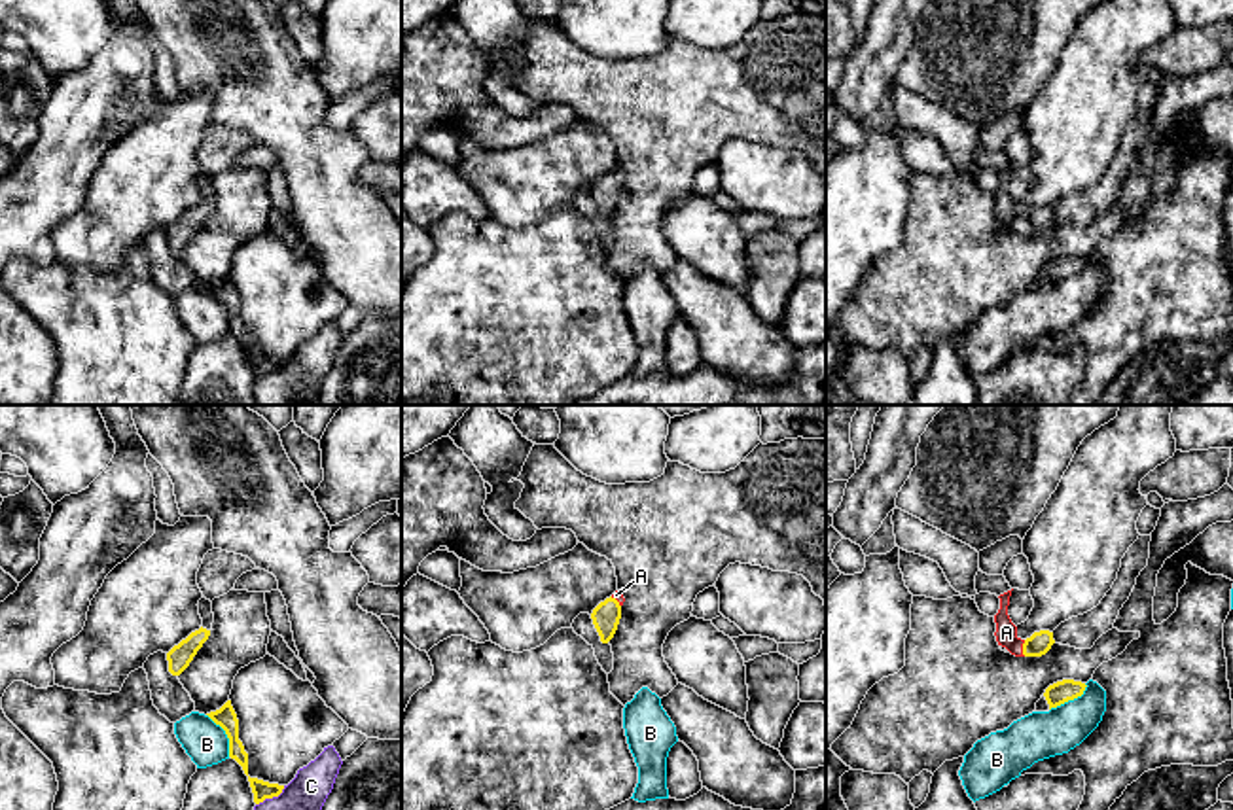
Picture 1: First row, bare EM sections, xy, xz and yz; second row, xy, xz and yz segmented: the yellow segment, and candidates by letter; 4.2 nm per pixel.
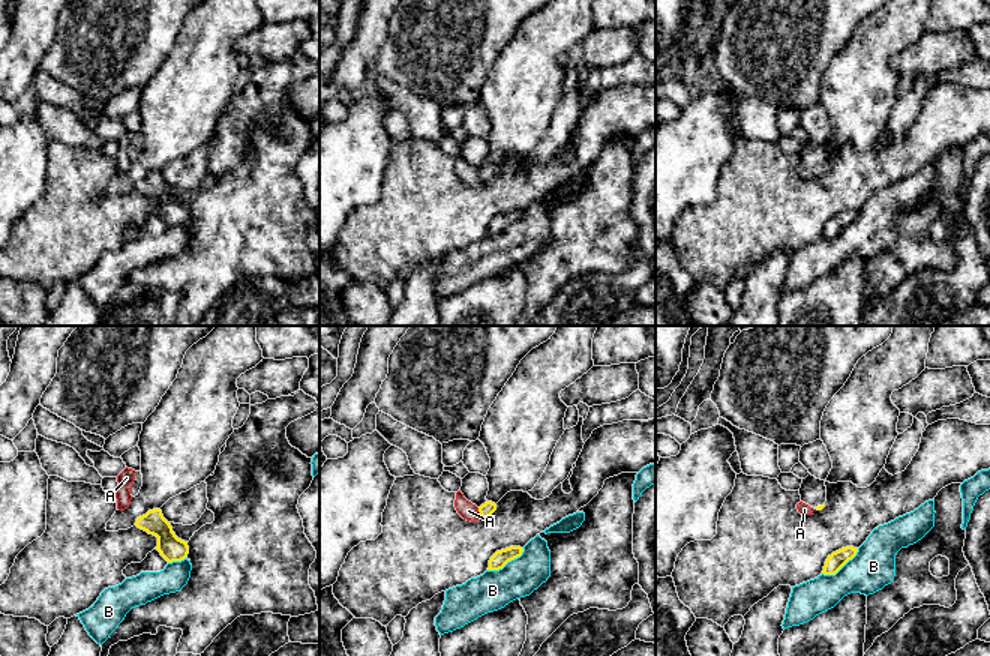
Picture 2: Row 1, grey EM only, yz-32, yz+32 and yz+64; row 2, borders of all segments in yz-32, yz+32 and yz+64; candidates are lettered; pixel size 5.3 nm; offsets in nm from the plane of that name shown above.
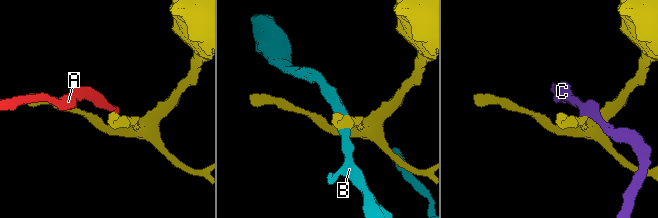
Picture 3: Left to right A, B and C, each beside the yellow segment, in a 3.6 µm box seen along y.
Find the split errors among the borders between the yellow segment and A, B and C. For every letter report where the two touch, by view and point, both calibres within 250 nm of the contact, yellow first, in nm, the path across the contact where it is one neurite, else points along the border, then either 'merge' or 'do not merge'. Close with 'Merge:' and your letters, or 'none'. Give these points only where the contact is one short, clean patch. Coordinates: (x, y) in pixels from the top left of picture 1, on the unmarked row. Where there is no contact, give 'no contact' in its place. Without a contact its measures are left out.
A: yz (1023, 224) | 100/100 nm | across yz (1038, 220), (1023, 224), (1006, 209) | merge
B: xy (226, 309) | 90/180 nm | along xy (207, 290), (224, 307), (230, 332) | do not merge
C: xy (271, 373) | 80/180 nm | along xy (285, 362), (277, 371), (266, 373), (256, 381) | do not merge
Merge: A

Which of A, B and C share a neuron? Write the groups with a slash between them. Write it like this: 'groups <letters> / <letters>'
groups A / B / C

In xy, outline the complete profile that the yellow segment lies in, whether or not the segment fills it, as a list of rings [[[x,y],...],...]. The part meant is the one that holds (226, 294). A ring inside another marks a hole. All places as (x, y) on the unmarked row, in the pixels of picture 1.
[[[227,276],[220,286],[210,288],[206,291],[225,307],[229,314],[229,333],[235,335],[248,352],[248,329],[244,327],[244,322],[239,316],[239,295],[231,282],[231,276]]]

